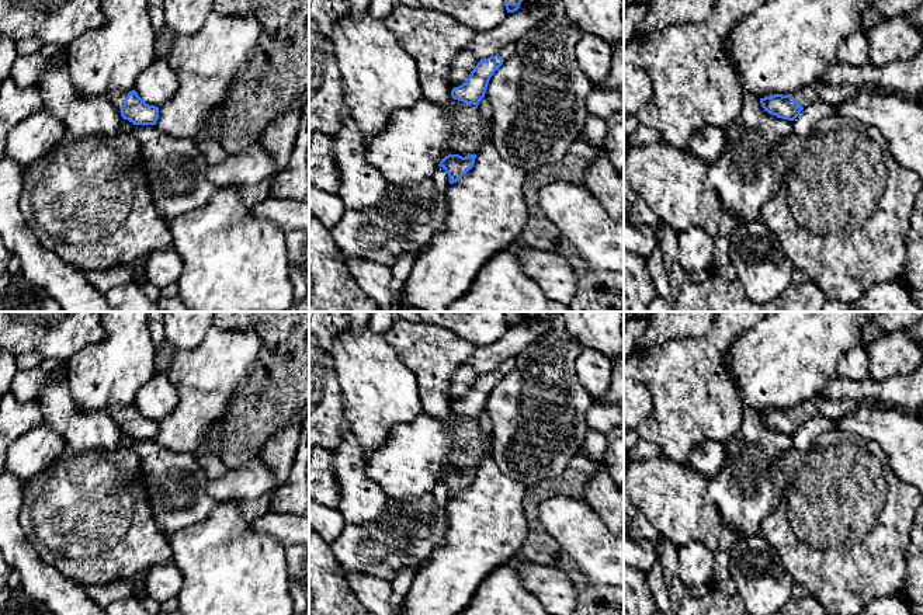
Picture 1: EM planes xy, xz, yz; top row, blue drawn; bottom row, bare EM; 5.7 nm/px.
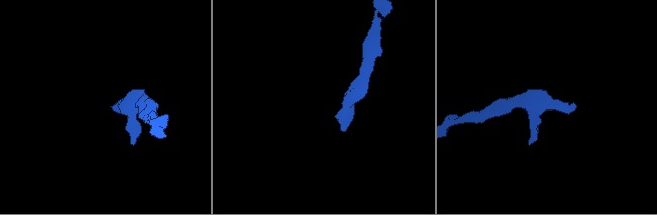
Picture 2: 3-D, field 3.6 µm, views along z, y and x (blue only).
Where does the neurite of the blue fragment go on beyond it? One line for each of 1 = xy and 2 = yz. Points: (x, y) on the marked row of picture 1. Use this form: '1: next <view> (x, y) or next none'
1: next xy (117, 97)
2: next yz (819, 91)

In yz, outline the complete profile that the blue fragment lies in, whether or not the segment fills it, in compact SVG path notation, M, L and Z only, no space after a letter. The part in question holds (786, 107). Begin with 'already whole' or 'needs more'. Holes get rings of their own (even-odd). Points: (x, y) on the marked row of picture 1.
needs more; M822 79L804 86L802 88L783 95L774 94L770 97L760 98L760 104L771 115L783 119L794 121L799 112L813 102L823 102L830 105L840 105L860 93L874 93L878 95L895 94L908 102L923 104L923 95L910 95L906 93L892 93L889 90L881 90L874 87L856 87L850 84L834 86L823 81Z

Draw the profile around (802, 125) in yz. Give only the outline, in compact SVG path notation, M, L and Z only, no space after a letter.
M813 102L812 105L805 107L792 121L792 133L805 138L819 121L833 115L836 115L834 105Z

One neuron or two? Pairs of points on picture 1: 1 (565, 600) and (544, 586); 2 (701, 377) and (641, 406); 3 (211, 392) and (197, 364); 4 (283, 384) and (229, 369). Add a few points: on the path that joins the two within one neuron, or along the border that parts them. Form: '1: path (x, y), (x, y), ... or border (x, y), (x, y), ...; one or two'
1: path (559, 596), (550, 586); one
2: border (638, 381), (652, 402), (652, 412), (638, 426); two
3: path (205, 385), (205, 378), (198, 371); one
4: border (260, 343), (249, 379), (228, 400); two

